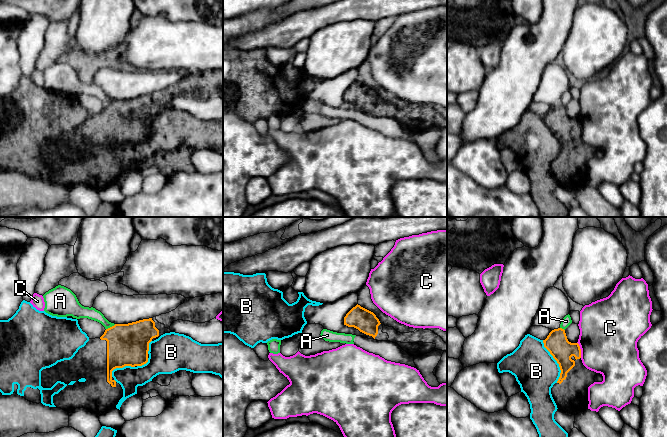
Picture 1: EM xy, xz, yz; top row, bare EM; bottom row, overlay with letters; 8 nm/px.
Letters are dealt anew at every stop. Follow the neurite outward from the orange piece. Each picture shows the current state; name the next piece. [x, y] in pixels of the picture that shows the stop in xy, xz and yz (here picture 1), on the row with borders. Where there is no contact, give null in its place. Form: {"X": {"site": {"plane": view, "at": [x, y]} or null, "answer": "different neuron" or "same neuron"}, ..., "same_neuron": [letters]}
{"A": {"site": {"plane": "xy", "at": [110, 327]}, "answer": "different neuron"}, "B": {"site": {"plane": "yz", "at": [556, 360]}, "answer": "different neuron"}, "C": {"site": {"plane": "yz", "at": [580, 350]}, "answer": "different neuron"}, "same_neuron": []}

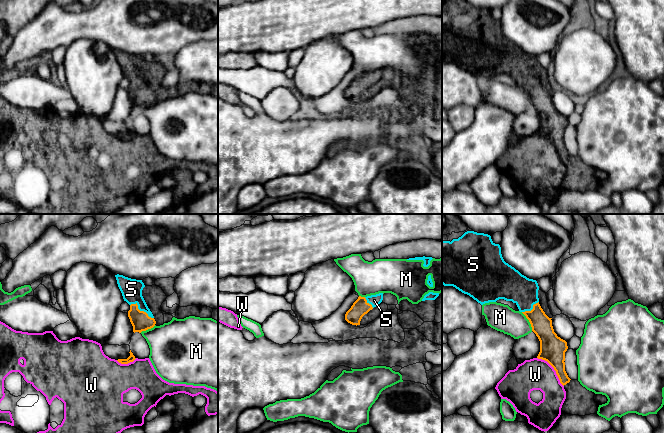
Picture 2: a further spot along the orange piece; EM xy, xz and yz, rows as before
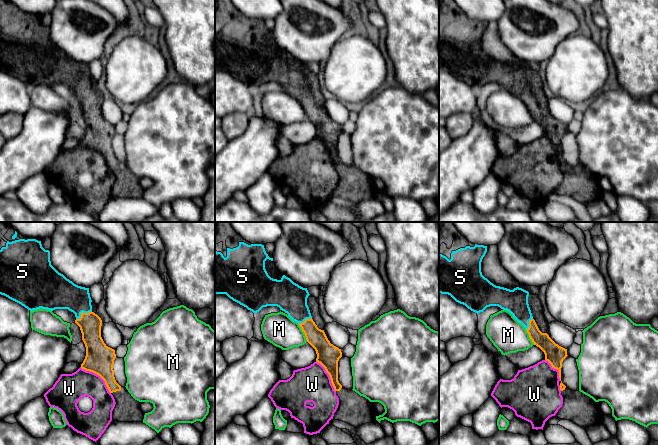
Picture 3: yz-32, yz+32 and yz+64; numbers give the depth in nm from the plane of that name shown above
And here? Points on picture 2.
{"M": {"site": {"plane": "yz", "at": [529, 321]}, "answer": "different neuron"}, "S": {"site": {"plane": "xy", "at": [141, 311]}, "answer": "same neuron"}, "W": {"site": {"plane": "yz", "at": [554, 369]}, "answer": "different neuron"}, "same_neuron": ["S"]}

